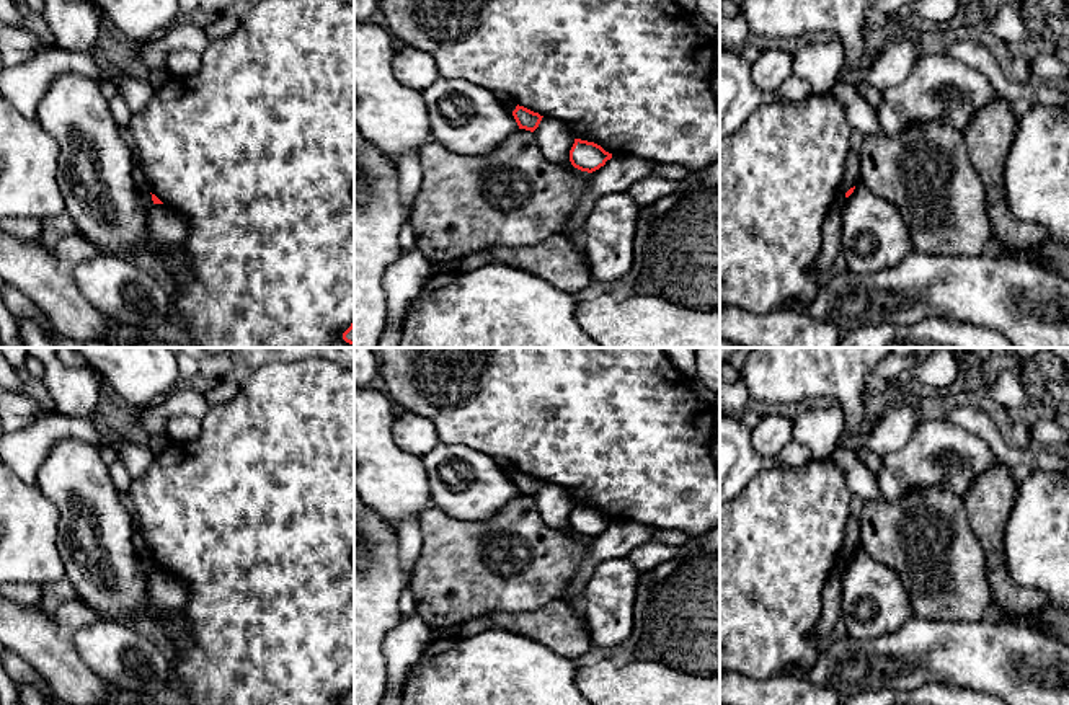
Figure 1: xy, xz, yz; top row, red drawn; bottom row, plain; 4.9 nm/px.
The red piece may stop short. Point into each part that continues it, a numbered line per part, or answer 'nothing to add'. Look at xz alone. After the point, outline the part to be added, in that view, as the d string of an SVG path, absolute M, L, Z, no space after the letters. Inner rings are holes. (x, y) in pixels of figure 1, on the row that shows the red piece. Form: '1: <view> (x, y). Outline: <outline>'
nothing to add

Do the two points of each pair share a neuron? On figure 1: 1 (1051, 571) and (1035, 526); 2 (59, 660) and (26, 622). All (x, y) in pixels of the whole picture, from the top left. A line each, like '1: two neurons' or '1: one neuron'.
1: one neuron
2: one neuron

